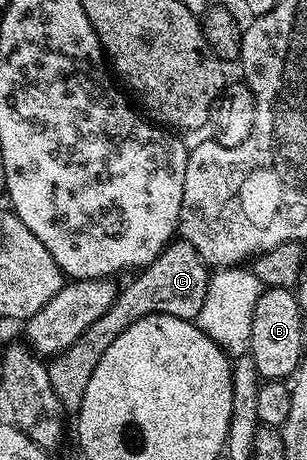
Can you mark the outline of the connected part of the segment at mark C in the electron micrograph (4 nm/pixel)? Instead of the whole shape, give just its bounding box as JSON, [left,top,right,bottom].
[47,239,210,410]

